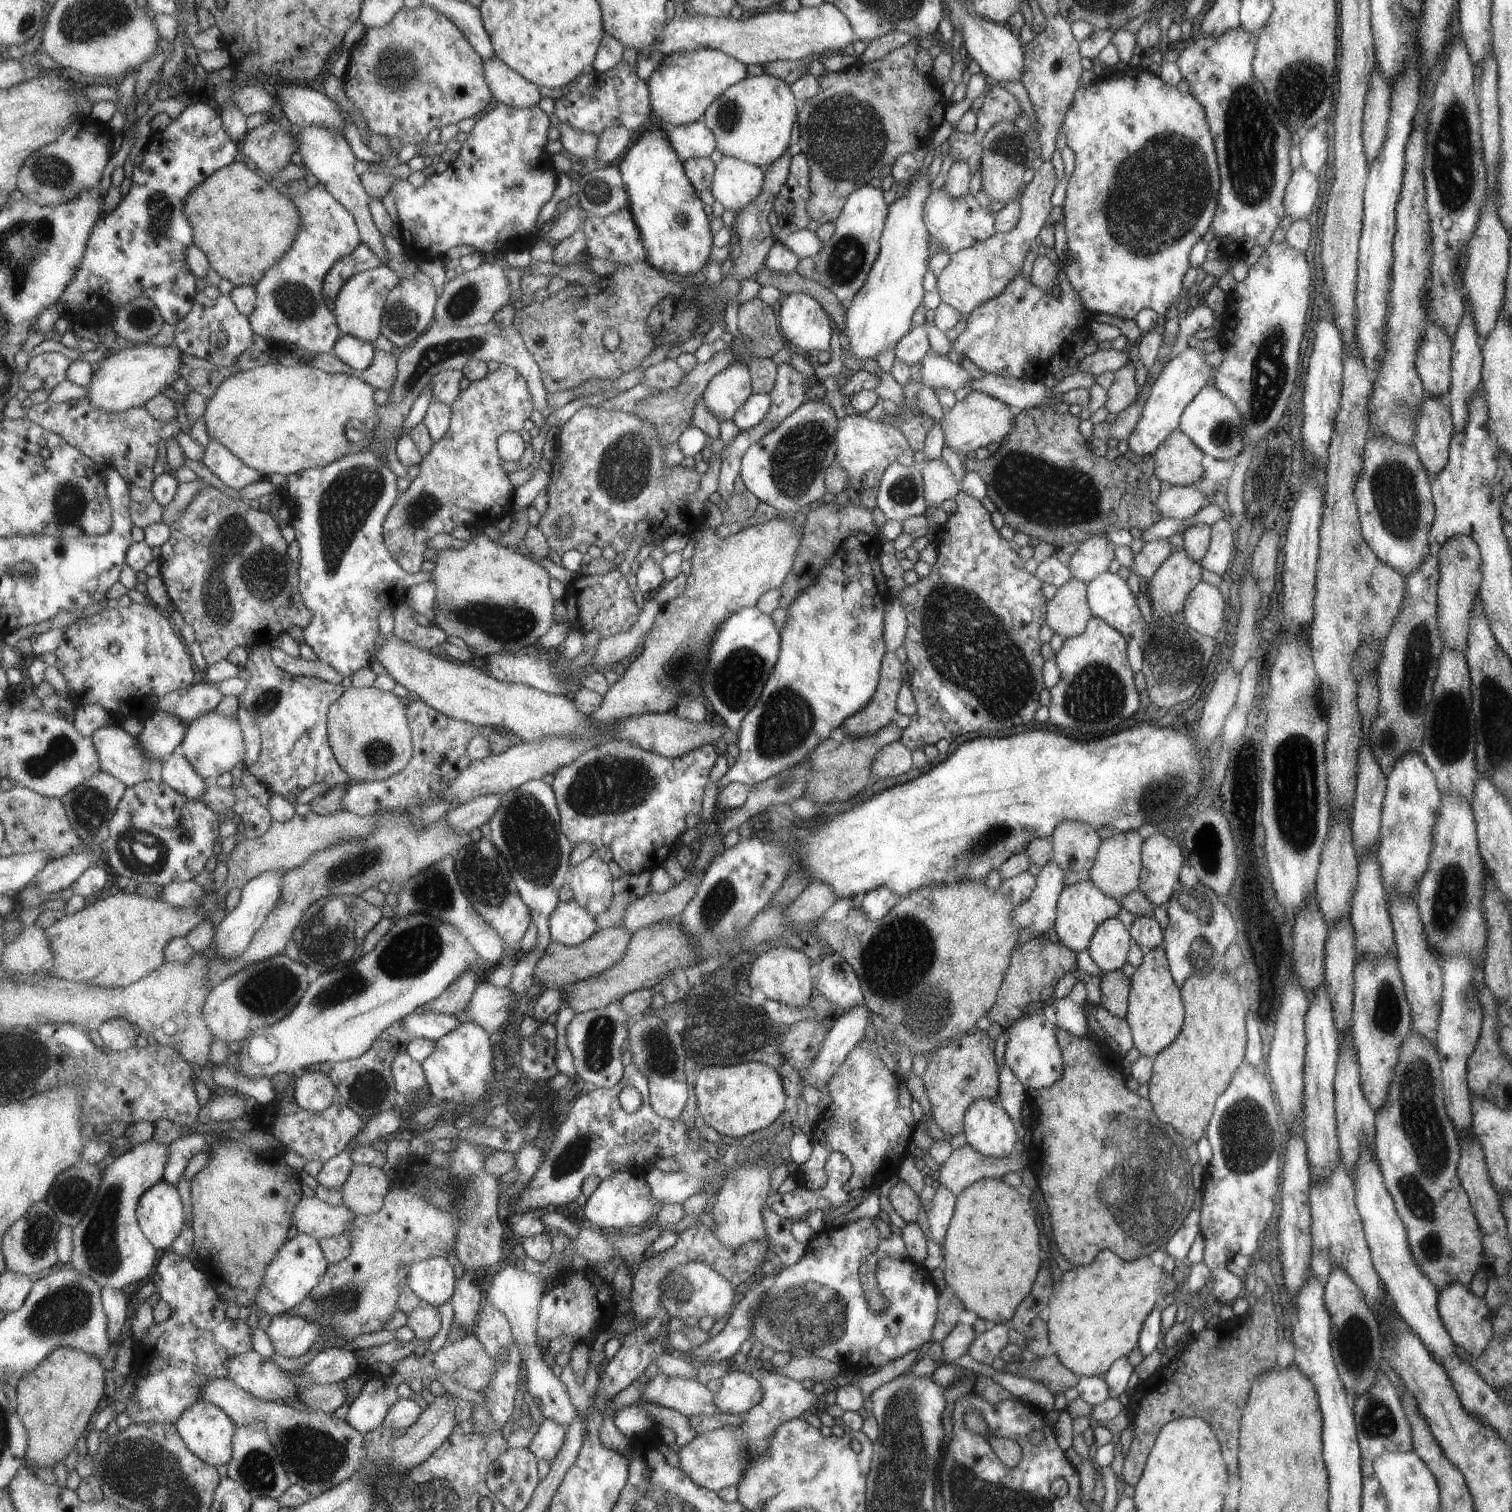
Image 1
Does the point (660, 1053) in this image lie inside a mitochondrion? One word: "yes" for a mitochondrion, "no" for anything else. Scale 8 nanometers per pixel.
yes

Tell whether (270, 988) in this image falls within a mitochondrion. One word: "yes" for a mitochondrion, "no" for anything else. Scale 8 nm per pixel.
yes

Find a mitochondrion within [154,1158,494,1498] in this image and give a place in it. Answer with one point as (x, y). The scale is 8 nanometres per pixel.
(315, 1456)

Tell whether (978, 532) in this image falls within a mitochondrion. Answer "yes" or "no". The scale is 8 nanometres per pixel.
no

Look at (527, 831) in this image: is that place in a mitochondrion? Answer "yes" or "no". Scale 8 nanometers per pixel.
yes

